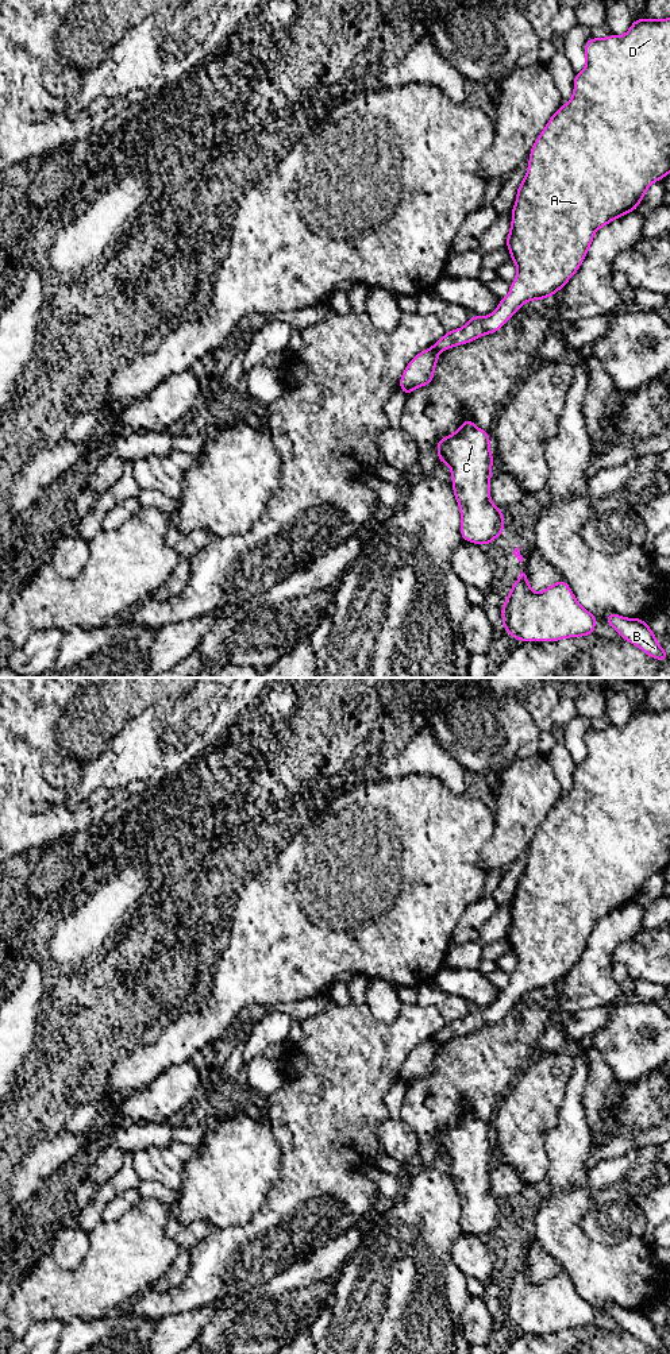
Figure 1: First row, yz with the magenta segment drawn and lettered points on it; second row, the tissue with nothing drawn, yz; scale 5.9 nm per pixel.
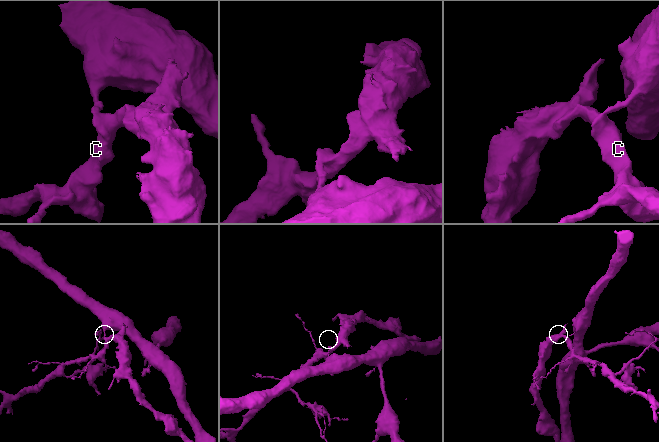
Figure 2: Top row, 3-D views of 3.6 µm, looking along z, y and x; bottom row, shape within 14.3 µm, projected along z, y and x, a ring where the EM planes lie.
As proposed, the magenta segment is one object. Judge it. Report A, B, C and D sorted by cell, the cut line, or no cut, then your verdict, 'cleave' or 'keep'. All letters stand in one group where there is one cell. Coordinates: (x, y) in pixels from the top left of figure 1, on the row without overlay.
A D / B C | yz (432, 1038), (438, 1042) | cleave

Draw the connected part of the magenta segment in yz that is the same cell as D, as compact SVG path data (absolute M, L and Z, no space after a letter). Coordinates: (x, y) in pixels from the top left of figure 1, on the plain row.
M670 709L663 711L655 710L639 710L634 711L628 724L623 728L609 726L604 730L590 729L585 734L586 757L574 769L574 786L571 791L559 798L559 801L551 807L548 815L534 834L530 856L524 872L517 880L517 890L512 900L512 918L508 925L507 938L511 942L511 950L516 954L517 967L511 975L509 985L500 992L497 1000L485 1008L471 1007L469 1014L463 1019L446 1023L446 1026L434 1035L434 1041L443 1042L458 1035L466 1035L475 1031L480 1027L498 1022L515 1003L527 992L547 990L555 985L579 960L585 950L594 923L609 915L613 910L621 909L631 902L636 902L636 898L642 892L647 879L655 872L666 868L670 864Z

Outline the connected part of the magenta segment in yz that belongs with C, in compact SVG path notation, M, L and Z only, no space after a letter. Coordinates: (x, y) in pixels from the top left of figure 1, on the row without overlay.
M467 1110L451 1127L442 1129L436 1135L438 1154L446 1153L451 1158L453 1180L461 1197L461 1226L465 1233L478 1237L493 1234L505 1222L501 1200L492 1195L489 1185L493 1154L489 1130L490 1125L477 1119L473 1111Z

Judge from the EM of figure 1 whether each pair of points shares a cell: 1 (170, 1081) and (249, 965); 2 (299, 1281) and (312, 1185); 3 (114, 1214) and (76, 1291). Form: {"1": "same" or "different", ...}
{"1": "different", "2": "different", "3": "different"}

